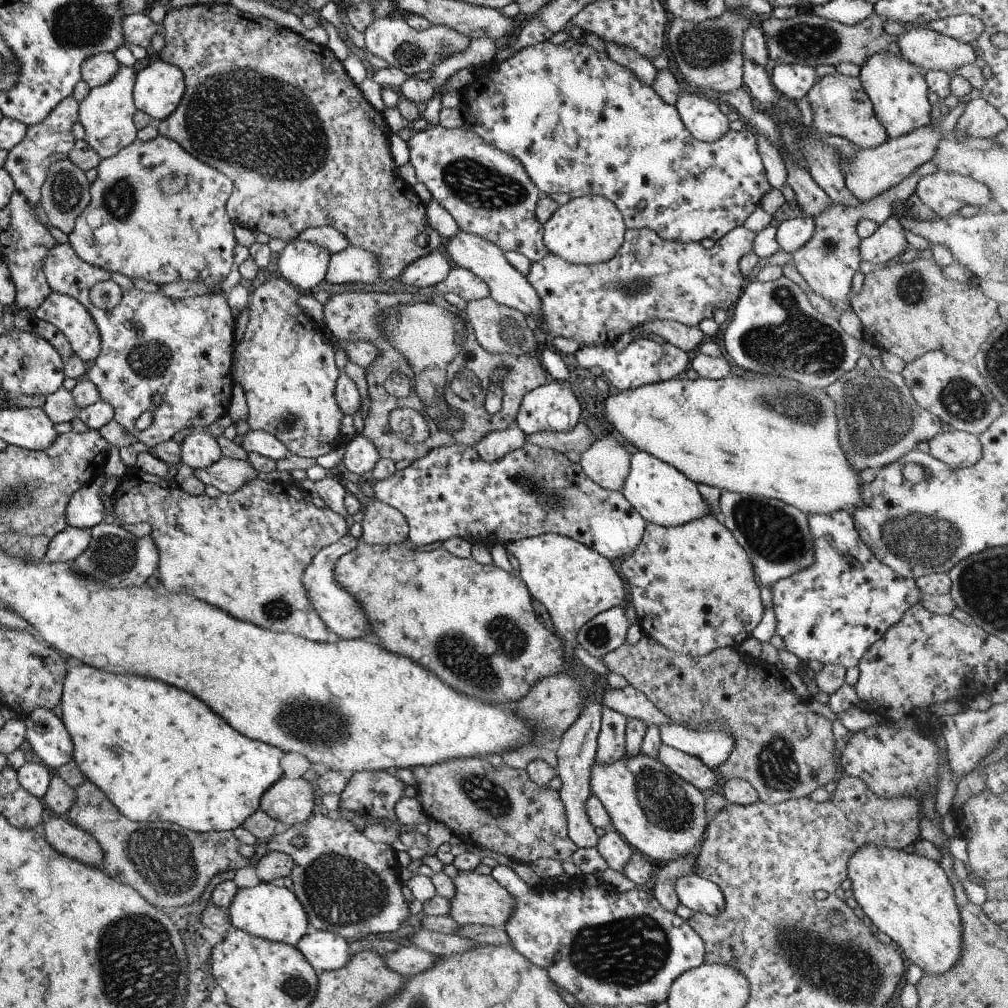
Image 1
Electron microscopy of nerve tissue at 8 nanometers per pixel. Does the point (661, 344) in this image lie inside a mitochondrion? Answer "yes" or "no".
no

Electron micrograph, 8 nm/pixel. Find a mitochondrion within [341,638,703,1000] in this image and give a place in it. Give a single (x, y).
(627, 953)

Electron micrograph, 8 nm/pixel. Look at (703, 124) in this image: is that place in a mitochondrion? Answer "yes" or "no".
no

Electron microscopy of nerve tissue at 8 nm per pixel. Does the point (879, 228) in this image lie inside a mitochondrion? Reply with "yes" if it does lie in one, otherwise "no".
no

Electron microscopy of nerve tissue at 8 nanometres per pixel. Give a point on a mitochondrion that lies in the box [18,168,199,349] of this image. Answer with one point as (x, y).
(120, 201)

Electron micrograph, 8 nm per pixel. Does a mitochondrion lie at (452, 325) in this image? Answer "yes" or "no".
yes

